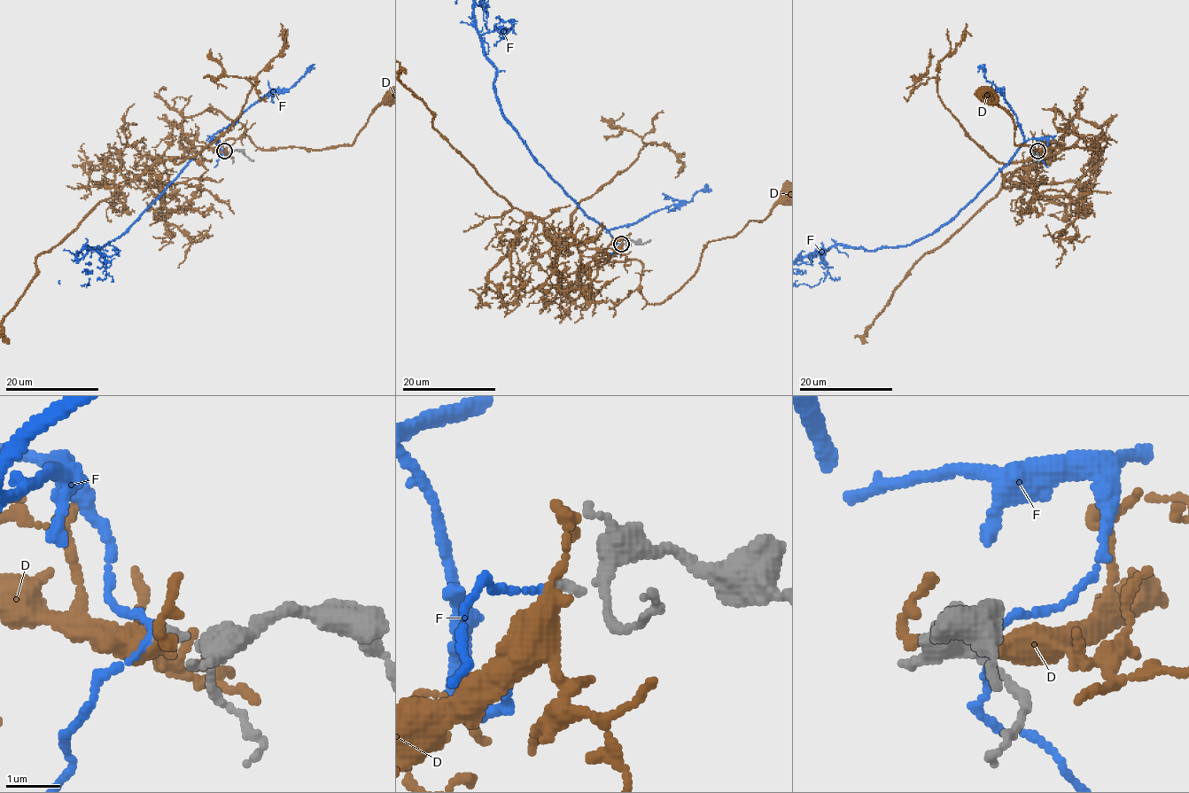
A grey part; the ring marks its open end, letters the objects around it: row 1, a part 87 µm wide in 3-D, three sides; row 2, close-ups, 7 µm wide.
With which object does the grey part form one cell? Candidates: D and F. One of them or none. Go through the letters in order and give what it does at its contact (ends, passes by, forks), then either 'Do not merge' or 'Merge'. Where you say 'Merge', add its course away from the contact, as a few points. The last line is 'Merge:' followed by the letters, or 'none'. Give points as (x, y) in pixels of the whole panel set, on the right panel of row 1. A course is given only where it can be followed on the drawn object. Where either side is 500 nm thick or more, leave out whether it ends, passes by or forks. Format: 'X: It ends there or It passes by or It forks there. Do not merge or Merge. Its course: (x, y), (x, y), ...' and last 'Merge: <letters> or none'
D: It passes by. Do not merge
F: It passes by. Do not merge
Merge: none

